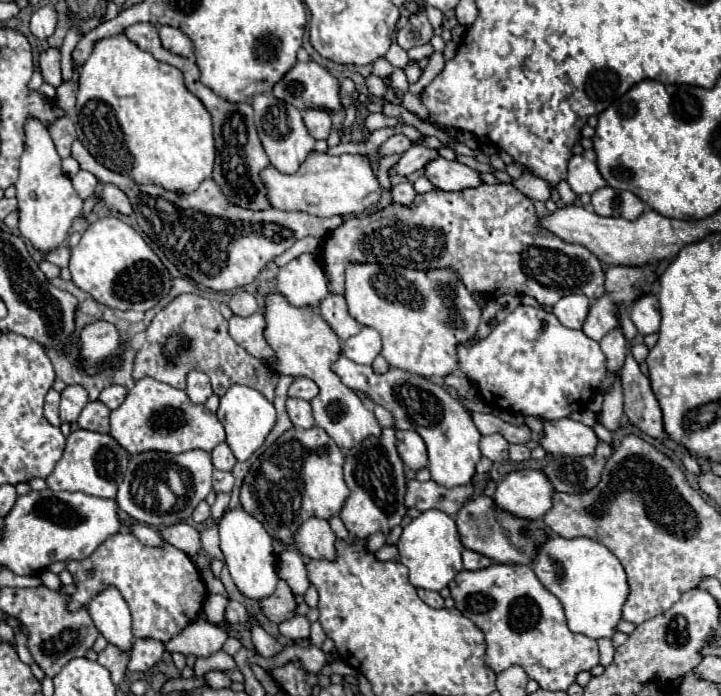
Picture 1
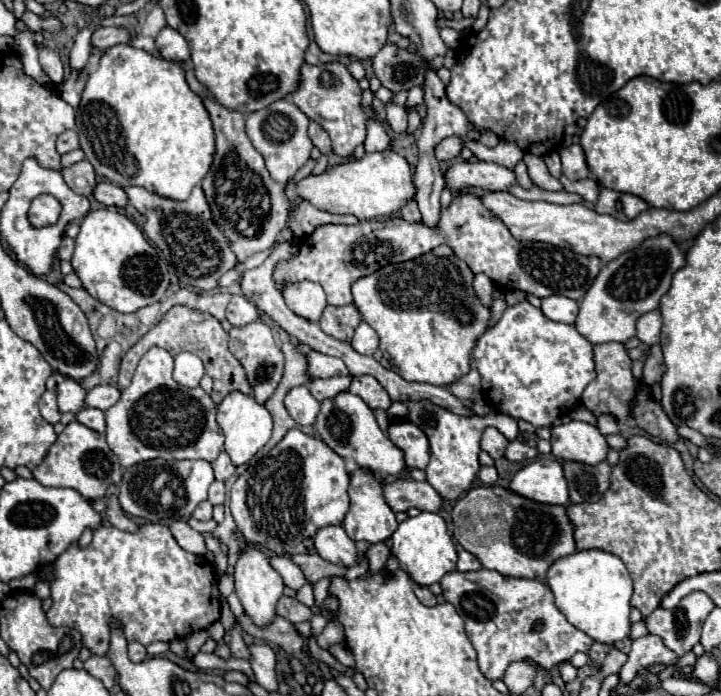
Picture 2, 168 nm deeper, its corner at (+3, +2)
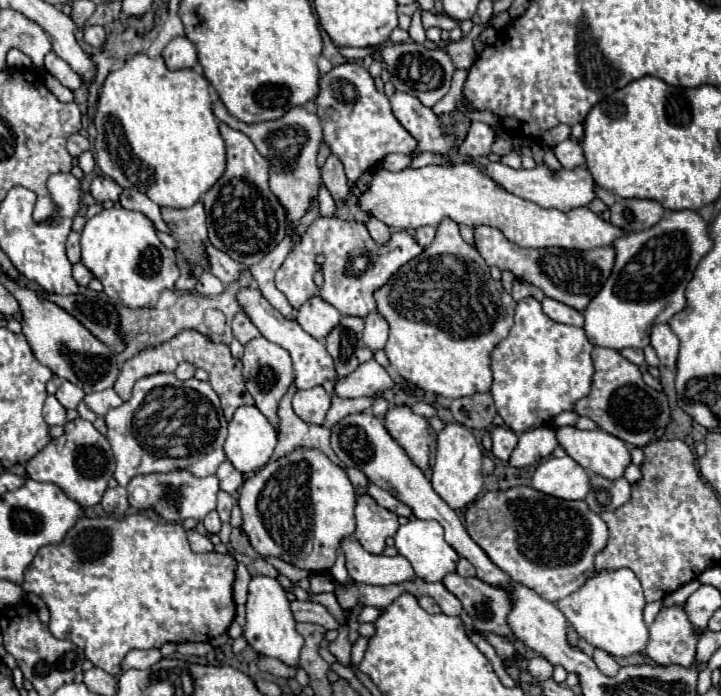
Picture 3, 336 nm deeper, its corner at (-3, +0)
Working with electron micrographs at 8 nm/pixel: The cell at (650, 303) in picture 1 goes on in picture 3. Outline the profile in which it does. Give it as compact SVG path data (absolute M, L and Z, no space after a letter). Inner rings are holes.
M656 324L652 328L652 336L650 336L650 344L656 350L660 362L670 368L672 372L676 372L676 360L678 360L678 338L676 334L670 330L670 326L666 324Z

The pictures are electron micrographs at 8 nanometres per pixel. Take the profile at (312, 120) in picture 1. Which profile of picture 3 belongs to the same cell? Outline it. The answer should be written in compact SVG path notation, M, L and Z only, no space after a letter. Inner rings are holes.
M334 154L322 166L322 182L330 190L330 194L336 202L346 202L346 198L348 198L346 174L344 174L344 166L340 164L340 160Z

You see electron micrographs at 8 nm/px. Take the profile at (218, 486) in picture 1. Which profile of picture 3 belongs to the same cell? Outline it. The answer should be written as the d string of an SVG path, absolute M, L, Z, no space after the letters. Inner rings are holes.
M220 490L220 492L218 492L218 506L216 506L216 512L220 514L220 520L222 520L222 522L228 522L228 520L230 520L232 504L234 504L232 496L226 494L224 490Z

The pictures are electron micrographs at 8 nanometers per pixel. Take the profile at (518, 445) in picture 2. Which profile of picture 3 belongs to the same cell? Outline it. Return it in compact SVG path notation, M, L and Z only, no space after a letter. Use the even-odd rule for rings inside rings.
M538 426L534 430L526 430L518 436L518 444L510 456L510 466L522 468L538 464L540 460L548 458L556 446L558 440L552 426Z

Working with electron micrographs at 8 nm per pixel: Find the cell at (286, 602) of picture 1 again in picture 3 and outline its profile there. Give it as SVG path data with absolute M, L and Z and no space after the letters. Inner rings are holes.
M294 600L292 602L292 614L294 614L296 622L320 624L326 630L338 628L338 622L334 620L334 616L322 604L316 604L316 602L300 602L300 600Z

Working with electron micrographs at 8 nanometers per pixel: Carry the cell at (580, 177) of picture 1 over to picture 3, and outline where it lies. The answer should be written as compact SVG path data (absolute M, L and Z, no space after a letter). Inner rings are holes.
M570 138L564 140L564 142L558 142L554 146L554 154L564 168L574 168L574 166L584 164L584 152L582 152L580 144L572 142Z

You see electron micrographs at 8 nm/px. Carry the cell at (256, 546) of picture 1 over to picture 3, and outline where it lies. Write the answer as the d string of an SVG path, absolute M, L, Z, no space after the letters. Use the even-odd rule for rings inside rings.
M254 576L248 590L248 602L246 602L246 626L244 636L254 652L278 658L286 666L296 668L300 660L300 650L304 646L304 638L296 630L296 620L290 610L290 602L286 598L284 588L278 580L268 576Z

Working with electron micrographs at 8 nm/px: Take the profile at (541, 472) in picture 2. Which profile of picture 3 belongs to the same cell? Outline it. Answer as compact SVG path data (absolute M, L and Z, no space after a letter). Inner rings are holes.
M552 456L536 468L532 488L562 500L584 500L590 492L590 476L574 458Z

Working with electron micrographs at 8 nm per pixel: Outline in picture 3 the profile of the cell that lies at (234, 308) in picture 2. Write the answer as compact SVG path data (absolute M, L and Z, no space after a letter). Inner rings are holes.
M242 310L232 320L232 334L234 334L234 338L240 344L246 344L246 342L250 342L250 340L254 340L254 338L260 336L258 328L248 320L248 316Z

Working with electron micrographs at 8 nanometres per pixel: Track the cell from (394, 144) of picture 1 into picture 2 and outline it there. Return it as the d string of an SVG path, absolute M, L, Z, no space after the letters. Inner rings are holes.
M388 102L388 104L386 104L386 112L388 112L386 122L388 122L390 130L396 132L396 134L406 132L406 126L408 126L408 120L406 120L408 114L406 114L406 110L404 110L402 106L396 106L396 104Z

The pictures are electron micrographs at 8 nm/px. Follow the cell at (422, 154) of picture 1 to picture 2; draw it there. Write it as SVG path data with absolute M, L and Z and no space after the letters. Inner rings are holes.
M460 136L444 138L436 146L436 160L452 160L452 158L456 158L460 154L460 150L462 150L462 142L464 142L464 138L460 138Z

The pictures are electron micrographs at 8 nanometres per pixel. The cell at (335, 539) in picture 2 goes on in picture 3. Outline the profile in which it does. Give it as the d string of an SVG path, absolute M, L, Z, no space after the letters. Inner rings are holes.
M344 538L342 550L346 554L346 568L354 582L372 584L372 586L388 586L412 580L416 574L410 562L404 556L376 556L366 552L358 540Z

